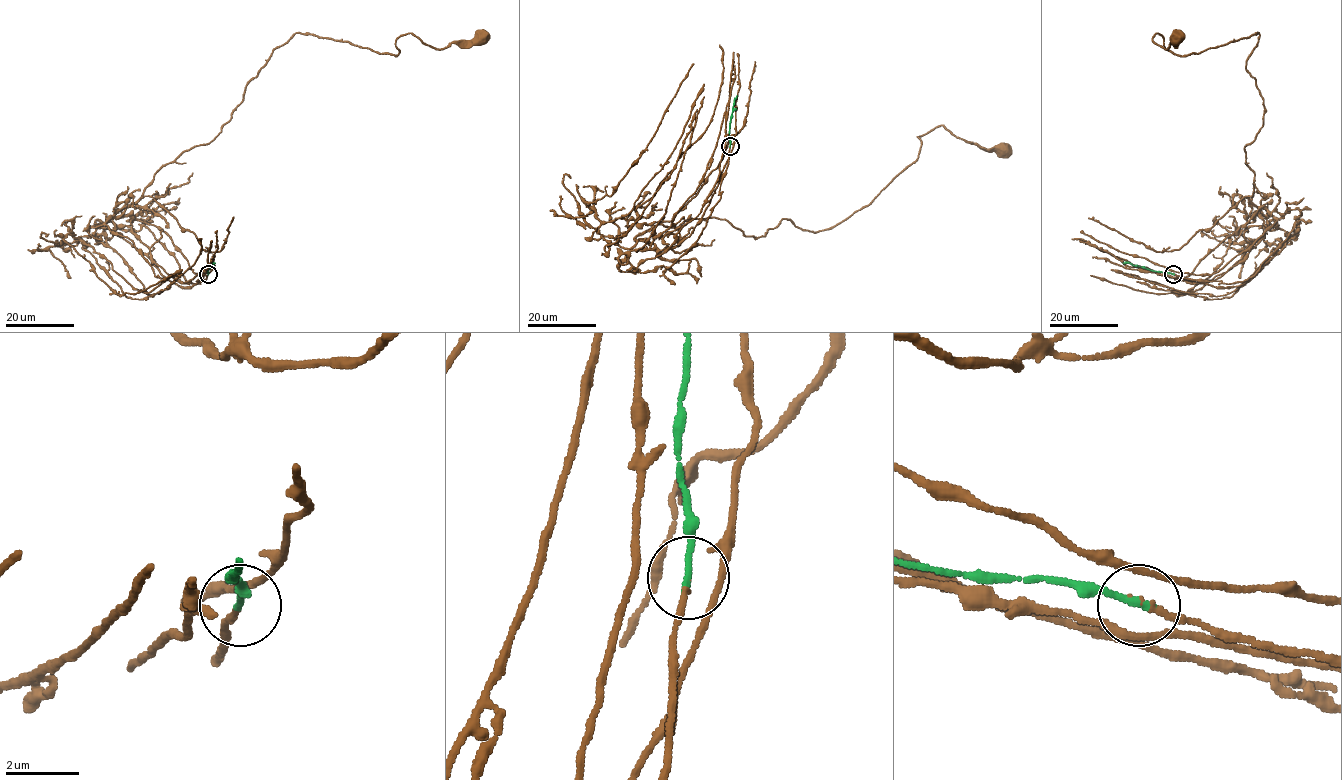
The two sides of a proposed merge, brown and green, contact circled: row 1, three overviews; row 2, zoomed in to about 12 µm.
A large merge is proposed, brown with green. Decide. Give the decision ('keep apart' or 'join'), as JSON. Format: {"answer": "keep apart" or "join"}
{"answer": "join"}

